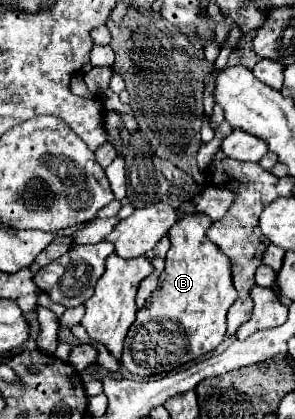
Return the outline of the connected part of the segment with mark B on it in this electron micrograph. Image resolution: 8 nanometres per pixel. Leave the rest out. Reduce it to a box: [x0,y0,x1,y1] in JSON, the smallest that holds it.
[121,215,237,377]

